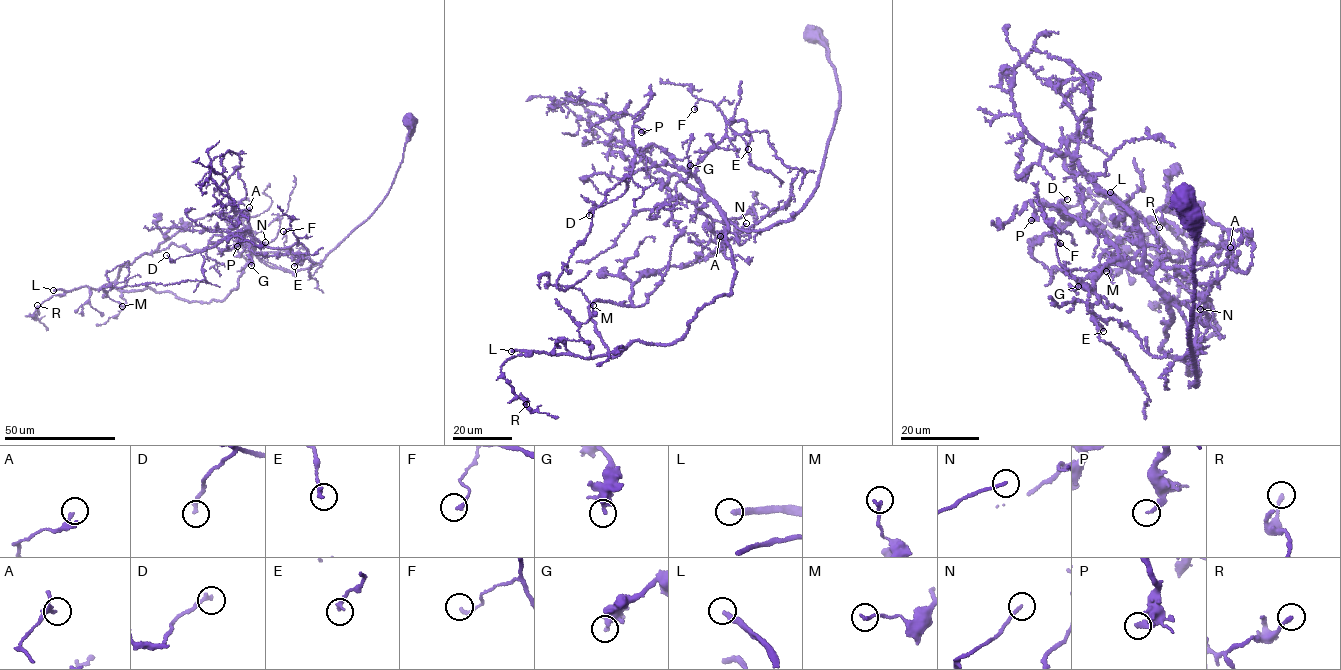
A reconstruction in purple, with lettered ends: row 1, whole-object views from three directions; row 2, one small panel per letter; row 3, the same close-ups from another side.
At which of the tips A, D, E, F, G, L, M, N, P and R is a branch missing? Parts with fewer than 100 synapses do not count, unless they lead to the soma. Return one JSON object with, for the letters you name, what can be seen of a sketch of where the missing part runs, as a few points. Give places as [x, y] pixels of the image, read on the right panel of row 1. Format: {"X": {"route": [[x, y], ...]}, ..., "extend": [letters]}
{"L": {"route": [[1110, 192], [1097, 187], [1078, 162], [1064, 161], [1049, 144], [1059, 125], [1076, 133], [1125, 186]]}, "extend": ["L"]}

